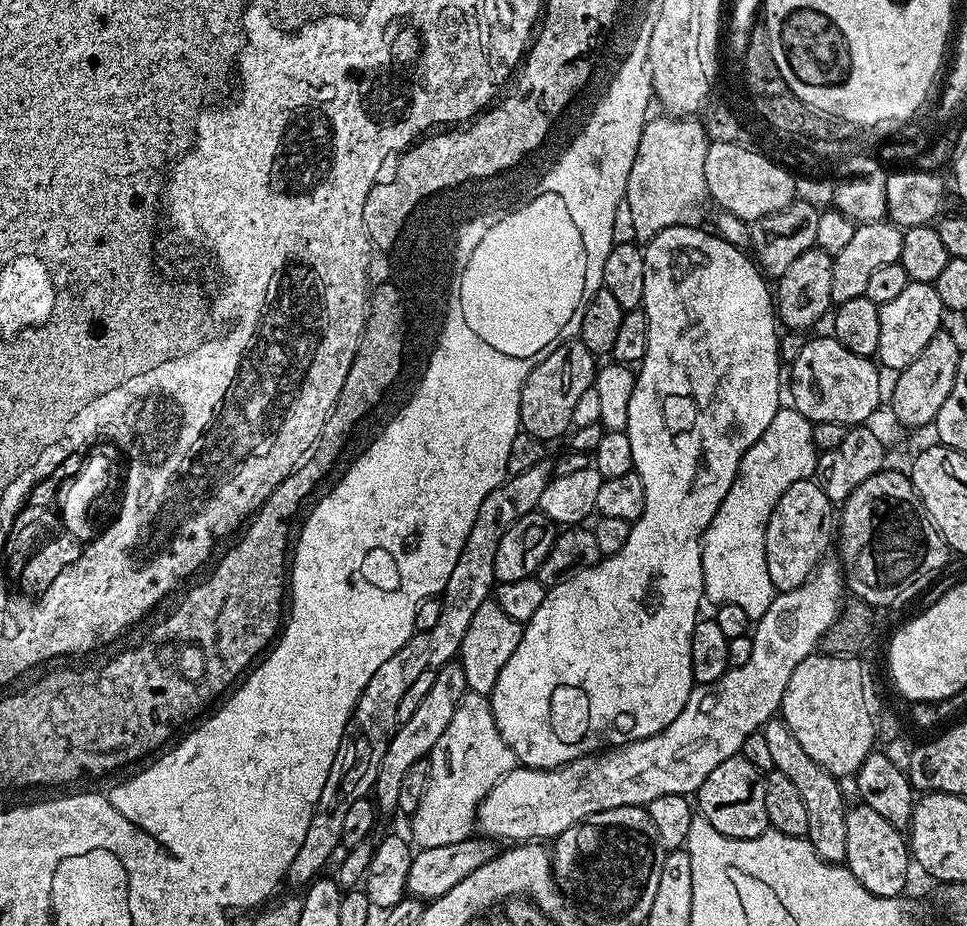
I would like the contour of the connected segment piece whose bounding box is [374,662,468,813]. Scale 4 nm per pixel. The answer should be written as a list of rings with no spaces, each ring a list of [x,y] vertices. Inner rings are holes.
[[[459,662],[445,664],[436,672],[434,686],[430,686],[426,698],[422,698],[418,710],[414,710],[414,714],[410,714],[410,718],[399,721],[396,733],[386,746],[386,754],[382,754],[382,766],[378,770],[374,789],[374,803],[381,813],[397,811],[398,789],[401,787],[406,770],[414,762],[425,759],[431,753],[438,738],[442,738],[442,733],[446,731],[446,726],[450,726],[450,718],[454,718],[454,710],[467,692],[466,674]]]

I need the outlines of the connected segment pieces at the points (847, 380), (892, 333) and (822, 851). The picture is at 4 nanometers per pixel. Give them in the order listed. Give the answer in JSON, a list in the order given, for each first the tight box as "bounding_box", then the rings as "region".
[{"bounding_box":[791,335,881,425],"region":[[[831,335],[808,340],[801,346],[792,364],[791,403],[807,420],[813,422],[863,425],[875,414],[880,404],[881,369],[872,363],[869,357],[846,350],[846,346],[839,344]]]},{"bounding_box":[876,282,946,370],"region":[[[910,282],[906,290],[902,290],[902,294],[880,305],[878,350],[876,351],[879,363],[885,369],[888,367],[893,370],[910,366],[910,362],[914,362],[914,358],[918,358],[918,354],[926,350],[926,342],[930,342],[930,338],[934,338],[934,334],[941,331],[940,319],[943,316],[946,316],[946,309],[942,298],[938,298],[936,285]]]},{"bounding_box":[763,718,846,864],"region":[[[773,718],[763,729],[770,754],[774,757],[775,771],[786,774],[794,786],[798,786],[798,794],[802,794],[802,802],[806,802],[806,819],[808,821],[807,841],[824,860],[832,864],[844,864],[846,861],[846,803],[844,792],[840,789],[841,781],[831,776],[826,769],[818,766],[806,750],[790,734],[786,722],[782,718]]]}]

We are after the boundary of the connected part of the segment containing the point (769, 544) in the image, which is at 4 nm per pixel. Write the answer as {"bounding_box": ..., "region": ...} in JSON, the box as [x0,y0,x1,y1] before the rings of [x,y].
{"bounding_box":[764,479,834,593],"region":[[[815,479],[799,480],[778,498],[766,526],[764,545],[766,546],[766,566],[770,570],[770,582],[777,593],[789,592],[816,570],[817,564],[825,559],[824,551],[834,540],[834,505],[816,484]]]}

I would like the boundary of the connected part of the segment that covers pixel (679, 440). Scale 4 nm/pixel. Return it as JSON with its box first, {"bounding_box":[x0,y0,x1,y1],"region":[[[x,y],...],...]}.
{"bounding_box":[490,224,782,768],"region":[[[673,224],[671,228],[662,230],[645,243],[642,248],[646,270],[642,309],[648,320],[648,345],[644,359],[638,364],[638,371],[635,373],[626,431],[630,438],[633,469],[636,475],[642,478],[642,490],[646,490],[646,506],[632,524],[630,538],[626,538],[626,546],[622,546],[622,550],[618,550],[616,556],[605,556],[594,567],[582,570],[566,578],[566,582],[545,591],[542,606],[538,606],[534,618],[530,618],[523,625],[524,633],[518,642],[518,650],[514,650],[514,654],[510,654],[510,662],[502,666],[502,674],[498,674],[498,682],[492,691],[490,703],[498,730],[523,767],[560,768],[563,764],[577,760],[579,756],[595,753],[605,746],[619,746],[650,738],[666,730],[666,726],[670,726],[670,722],[674,722],[674,718],[682,714],[682,706],[686,706],[686,698],[690,698],[692,693],[694,681],[690,666],[690,638],[701,615],[700,600],[705,599],[704,571],[700,553],[704,531],[710,526],[714,514],[718,514],[718,506],[722,506],[722,498],[726,498],[746,450],[750,450],[750,446],[754,446],[754,442],[758,442],[758,438],[766,434],[766,426],[770,426],[774,414],[782,406],[780,340],[776,337],[778,317],[774,307],[773,289],[770,284],[768,288],[769,281],[765,273],[743,247],[726,242],[715,231],[704,231],[703,227]]]}

